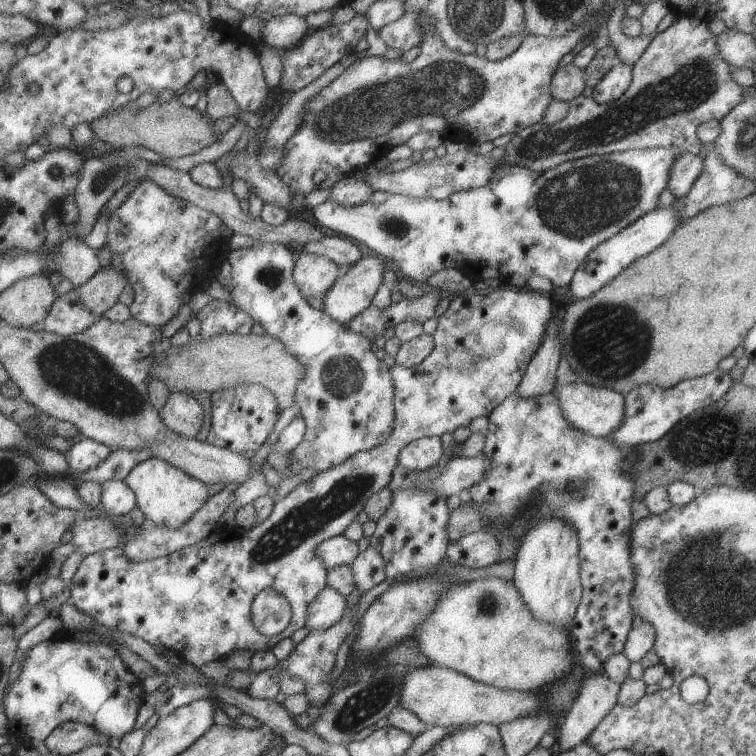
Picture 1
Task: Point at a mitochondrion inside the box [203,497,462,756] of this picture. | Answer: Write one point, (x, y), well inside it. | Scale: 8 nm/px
(364, 705)

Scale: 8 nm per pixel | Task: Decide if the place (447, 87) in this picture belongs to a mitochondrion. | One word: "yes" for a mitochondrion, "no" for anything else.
yes

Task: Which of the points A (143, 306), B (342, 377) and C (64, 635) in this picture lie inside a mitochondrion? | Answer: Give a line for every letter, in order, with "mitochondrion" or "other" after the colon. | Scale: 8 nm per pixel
A: other
B: mitochondrion
C: other

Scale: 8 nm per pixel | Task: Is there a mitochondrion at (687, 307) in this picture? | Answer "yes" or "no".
no

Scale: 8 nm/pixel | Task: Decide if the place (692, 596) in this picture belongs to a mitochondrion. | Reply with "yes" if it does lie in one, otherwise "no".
yes

